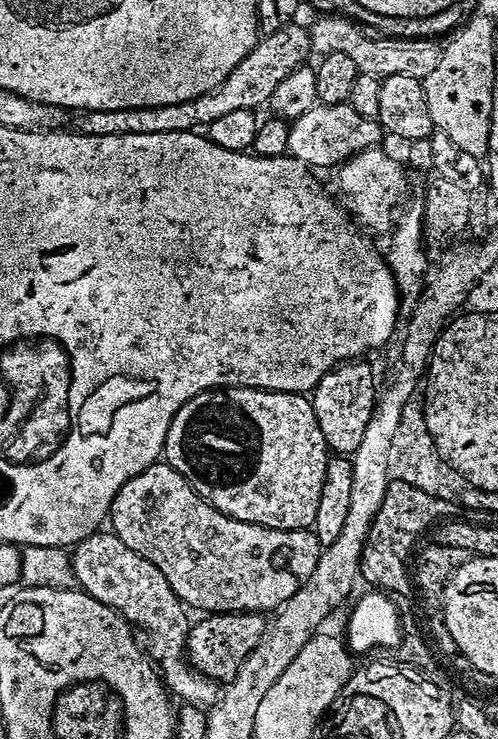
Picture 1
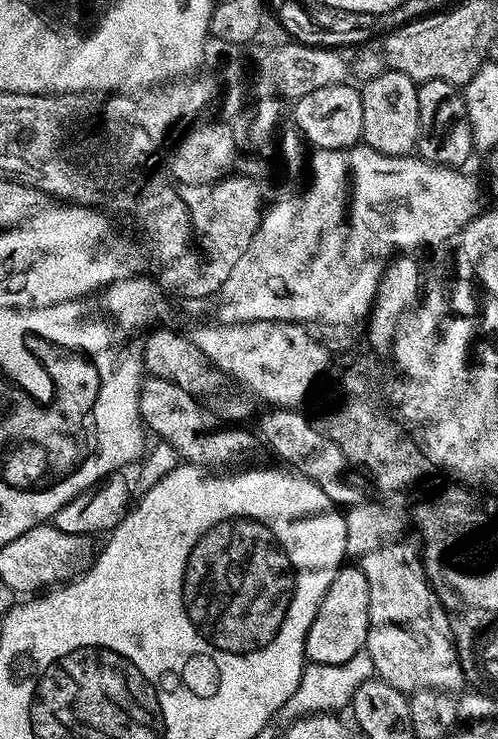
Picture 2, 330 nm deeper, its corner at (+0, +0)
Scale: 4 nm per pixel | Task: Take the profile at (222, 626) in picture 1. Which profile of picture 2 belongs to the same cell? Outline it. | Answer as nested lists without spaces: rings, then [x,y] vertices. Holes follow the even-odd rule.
[[[341,567],[337,572],[308,631],[306,656],[313,664],[350,662],[354,654],[365,651],[370,618],[370,582],[366,582],[366,574],[362,574],[360,567],[348,567]]]

